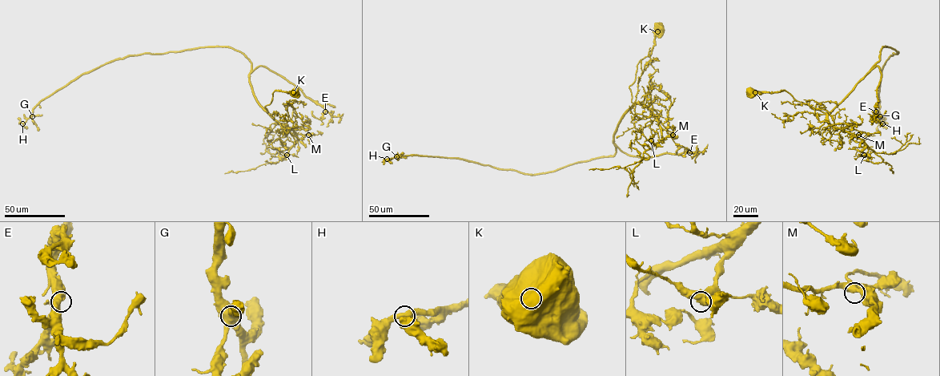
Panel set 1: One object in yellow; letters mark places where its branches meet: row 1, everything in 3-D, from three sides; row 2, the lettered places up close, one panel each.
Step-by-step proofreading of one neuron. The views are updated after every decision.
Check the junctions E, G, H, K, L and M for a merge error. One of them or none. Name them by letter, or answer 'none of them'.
none of them

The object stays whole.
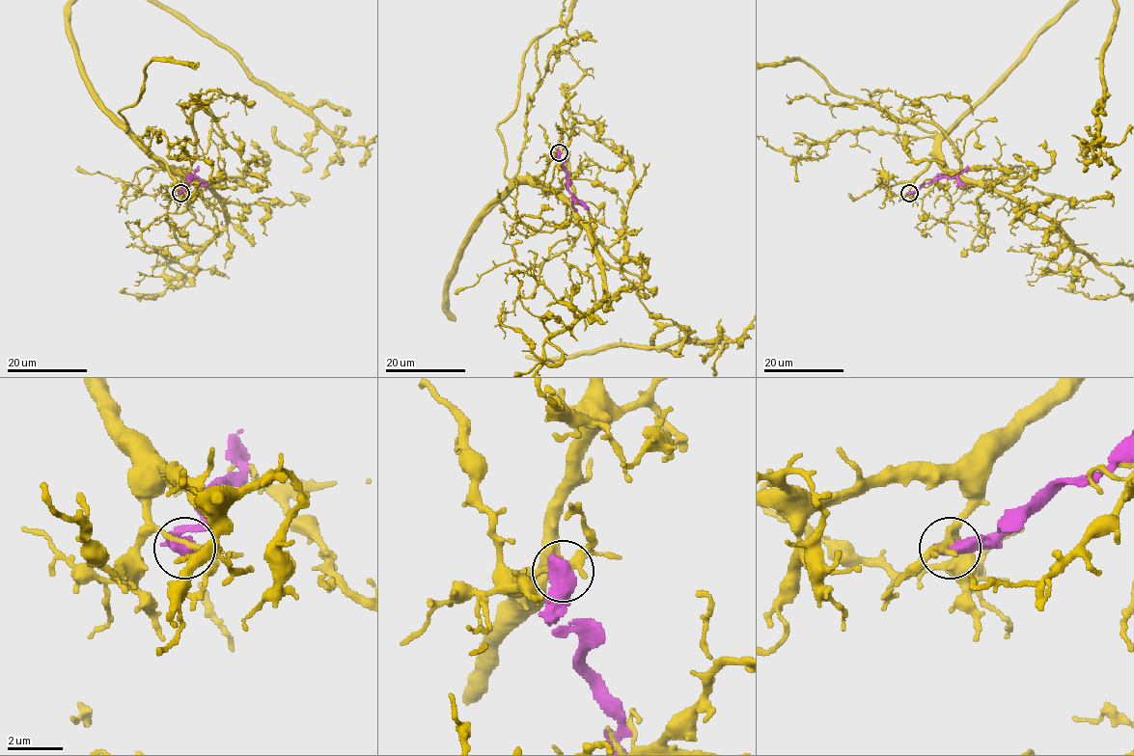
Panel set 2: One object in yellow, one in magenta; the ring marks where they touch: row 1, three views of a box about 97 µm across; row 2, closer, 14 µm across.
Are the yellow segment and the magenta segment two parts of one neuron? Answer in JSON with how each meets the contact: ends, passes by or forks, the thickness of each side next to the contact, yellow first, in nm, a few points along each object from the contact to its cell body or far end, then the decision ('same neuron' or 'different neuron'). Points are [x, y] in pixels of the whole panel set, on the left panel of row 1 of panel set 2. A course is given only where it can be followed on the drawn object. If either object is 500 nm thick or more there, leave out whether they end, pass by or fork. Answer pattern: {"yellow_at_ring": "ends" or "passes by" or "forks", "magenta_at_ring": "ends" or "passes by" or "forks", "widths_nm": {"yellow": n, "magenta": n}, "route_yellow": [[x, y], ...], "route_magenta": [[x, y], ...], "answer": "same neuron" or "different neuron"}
{"widths_nm": {"yellow": 260, "magenta": 650}, "route_magenta": [[180, 193], [190, 177], [197, 177], [209, 185]], "answer": "different neuron"}

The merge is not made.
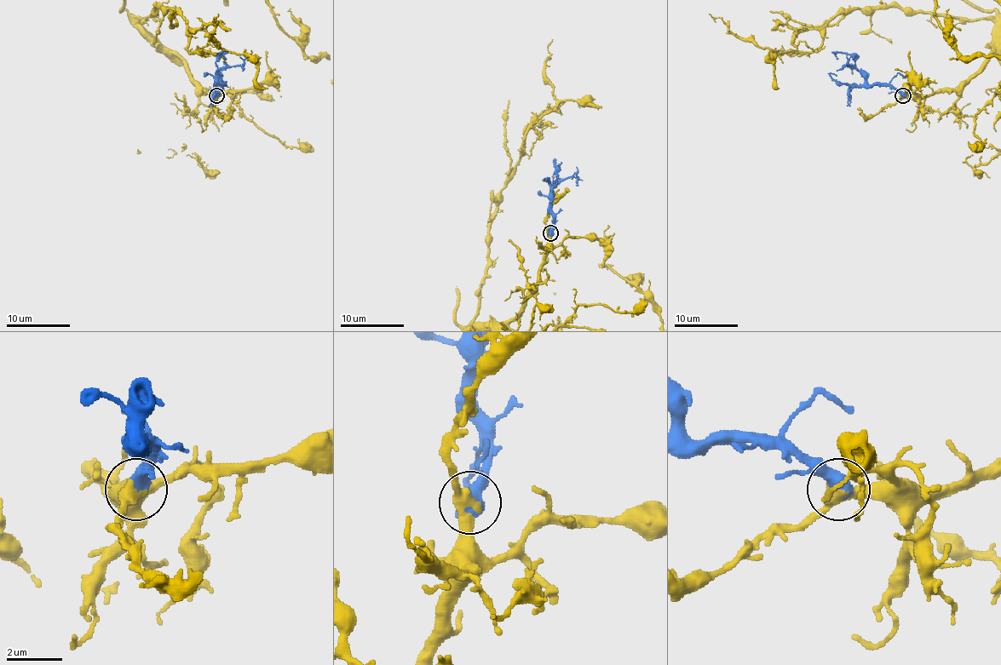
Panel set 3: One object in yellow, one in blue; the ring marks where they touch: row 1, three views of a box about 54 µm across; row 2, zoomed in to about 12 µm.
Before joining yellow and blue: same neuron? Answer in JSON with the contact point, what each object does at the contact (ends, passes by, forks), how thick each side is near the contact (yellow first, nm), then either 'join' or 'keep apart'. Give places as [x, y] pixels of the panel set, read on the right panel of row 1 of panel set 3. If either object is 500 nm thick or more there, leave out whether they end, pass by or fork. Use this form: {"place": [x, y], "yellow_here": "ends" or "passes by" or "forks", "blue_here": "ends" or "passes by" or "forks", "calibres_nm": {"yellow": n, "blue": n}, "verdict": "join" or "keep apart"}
{"place": [902, 95], "calibres_nm": {"yellow": 420, "blue": 600}, "verdict": "join"}

